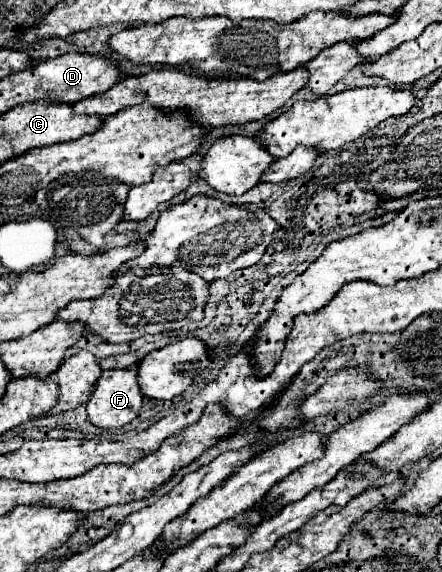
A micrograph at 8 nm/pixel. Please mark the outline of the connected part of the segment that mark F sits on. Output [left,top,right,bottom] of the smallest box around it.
[88,368,144,430]

